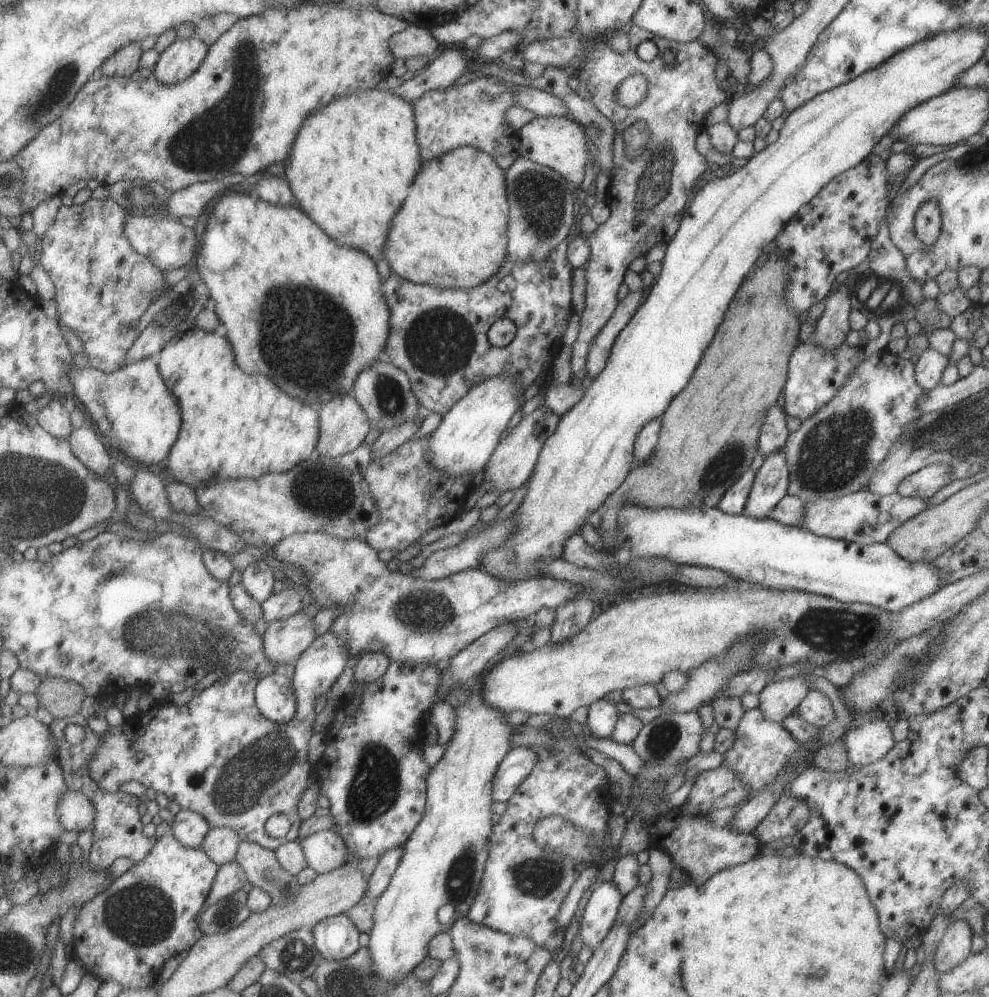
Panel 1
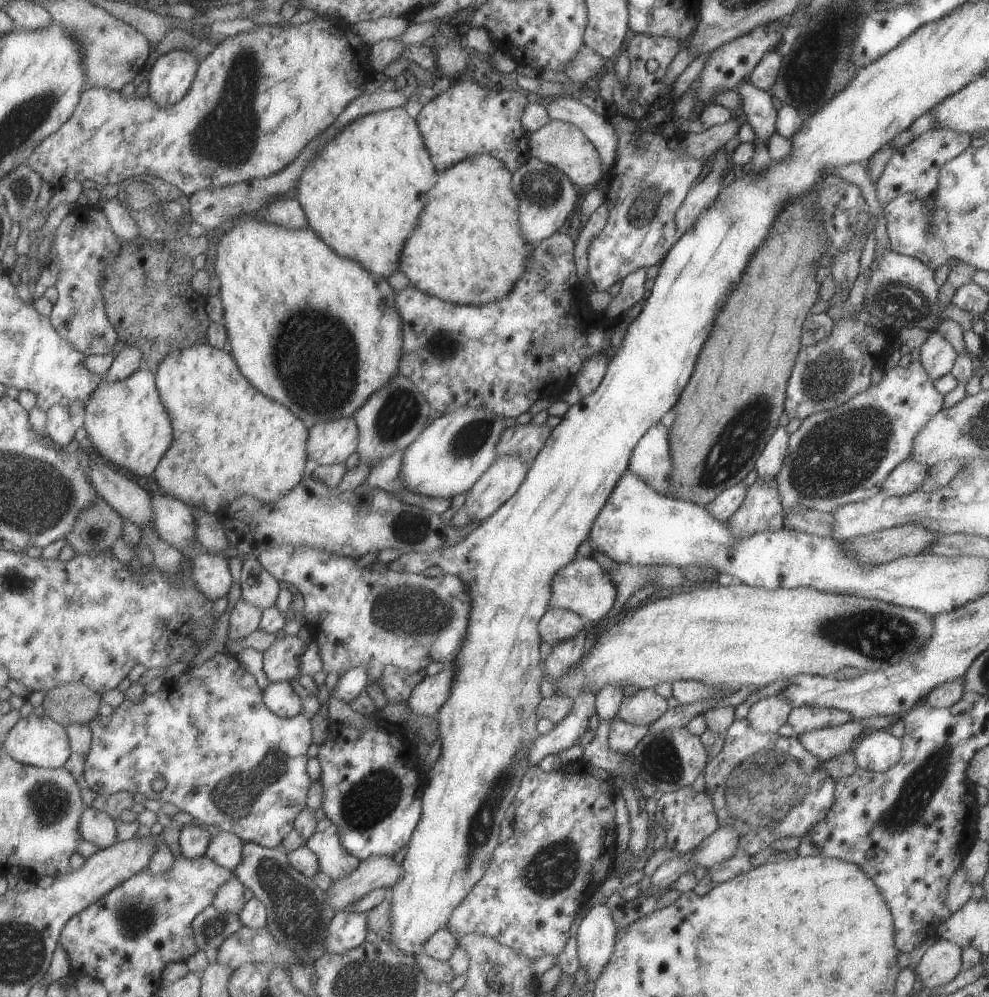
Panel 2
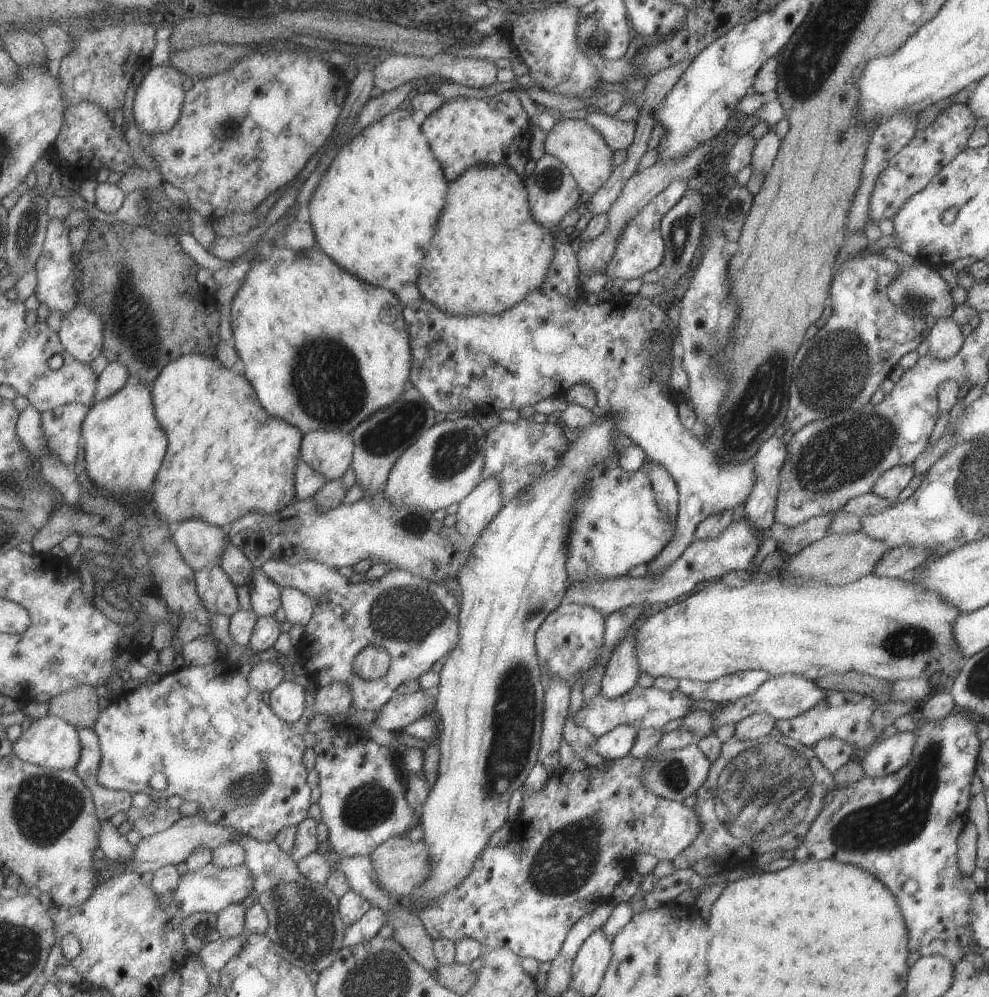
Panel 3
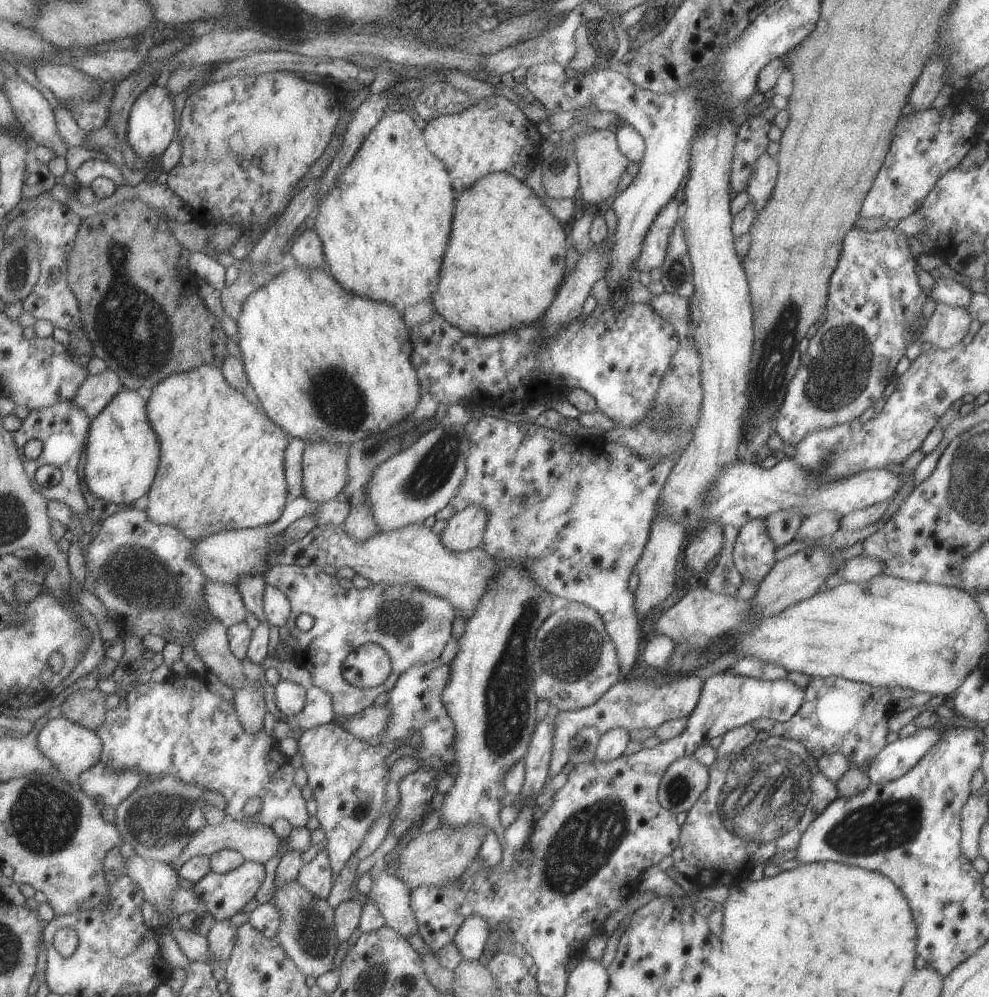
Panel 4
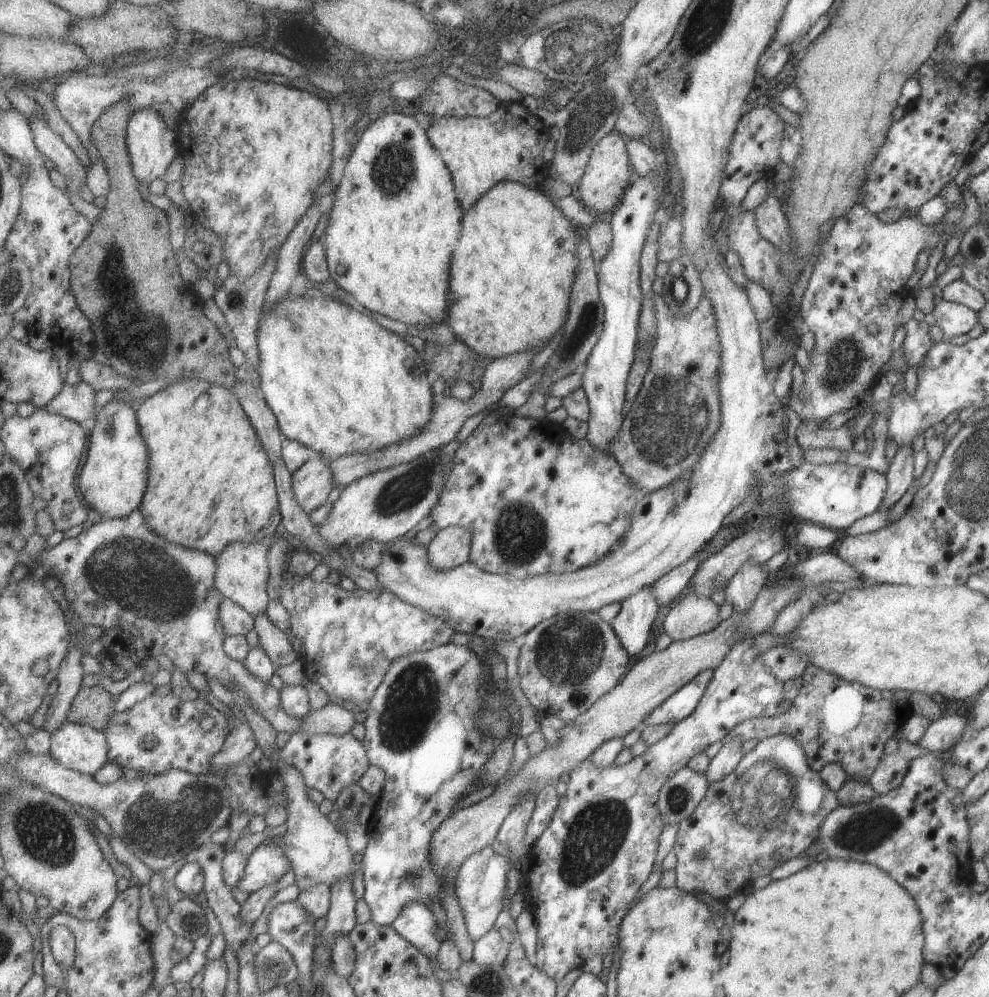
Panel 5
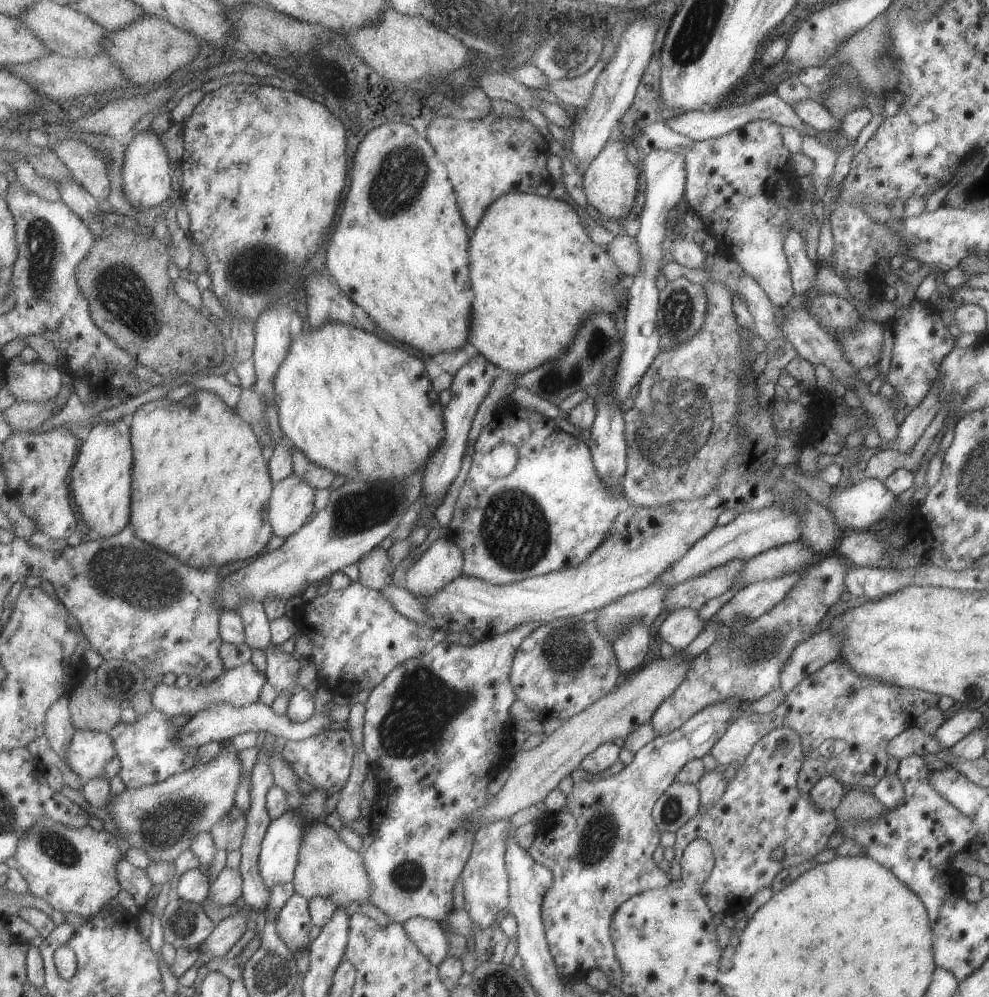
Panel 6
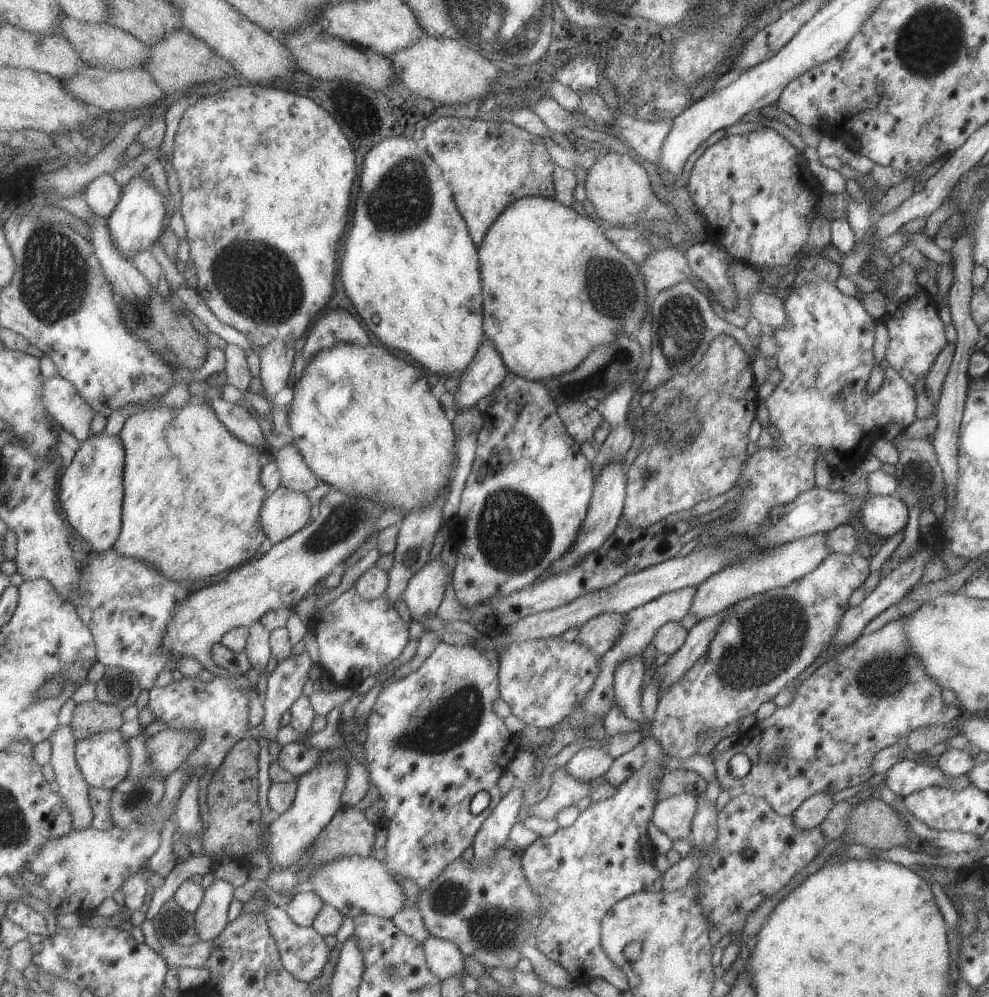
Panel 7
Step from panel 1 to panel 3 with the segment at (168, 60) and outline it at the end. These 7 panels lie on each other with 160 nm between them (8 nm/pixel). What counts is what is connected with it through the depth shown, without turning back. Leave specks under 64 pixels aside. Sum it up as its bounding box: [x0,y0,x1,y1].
[133,62,186,137]

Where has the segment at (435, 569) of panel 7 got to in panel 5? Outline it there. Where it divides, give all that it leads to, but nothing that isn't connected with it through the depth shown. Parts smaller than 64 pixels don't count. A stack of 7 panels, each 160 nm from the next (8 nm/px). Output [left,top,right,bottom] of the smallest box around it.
[428,526,473,571]

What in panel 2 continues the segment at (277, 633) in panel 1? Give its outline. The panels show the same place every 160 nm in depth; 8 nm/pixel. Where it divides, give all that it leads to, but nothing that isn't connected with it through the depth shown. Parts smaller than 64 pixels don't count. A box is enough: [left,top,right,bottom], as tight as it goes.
[264,633,307,683]

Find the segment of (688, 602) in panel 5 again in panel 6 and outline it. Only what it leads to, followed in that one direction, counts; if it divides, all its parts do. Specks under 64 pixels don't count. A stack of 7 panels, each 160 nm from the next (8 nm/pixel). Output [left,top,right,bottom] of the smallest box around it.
[658,609,703,652]

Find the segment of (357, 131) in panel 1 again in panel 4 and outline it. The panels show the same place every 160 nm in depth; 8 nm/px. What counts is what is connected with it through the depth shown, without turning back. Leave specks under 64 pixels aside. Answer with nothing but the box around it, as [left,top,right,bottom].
[315,111,457,316]

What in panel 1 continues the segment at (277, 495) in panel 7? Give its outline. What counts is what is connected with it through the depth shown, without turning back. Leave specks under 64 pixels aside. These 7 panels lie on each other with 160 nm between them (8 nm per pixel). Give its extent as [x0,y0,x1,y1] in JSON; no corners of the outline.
[317,393,372,460]

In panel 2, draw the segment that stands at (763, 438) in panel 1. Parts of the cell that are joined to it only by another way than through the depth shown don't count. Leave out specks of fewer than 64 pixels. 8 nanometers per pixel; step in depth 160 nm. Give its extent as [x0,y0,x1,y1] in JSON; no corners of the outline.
[755,426,788,481]

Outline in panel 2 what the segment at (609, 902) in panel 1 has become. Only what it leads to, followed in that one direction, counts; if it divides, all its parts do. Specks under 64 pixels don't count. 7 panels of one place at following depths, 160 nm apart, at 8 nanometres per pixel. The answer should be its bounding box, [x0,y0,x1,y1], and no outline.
[576,904,615,981]

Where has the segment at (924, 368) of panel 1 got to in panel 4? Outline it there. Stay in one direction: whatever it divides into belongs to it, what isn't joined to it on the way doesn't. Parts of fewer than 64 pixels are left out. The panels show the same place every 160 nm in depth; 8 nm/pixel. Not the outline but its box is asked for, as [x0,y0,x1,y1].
[917,303,971,348]

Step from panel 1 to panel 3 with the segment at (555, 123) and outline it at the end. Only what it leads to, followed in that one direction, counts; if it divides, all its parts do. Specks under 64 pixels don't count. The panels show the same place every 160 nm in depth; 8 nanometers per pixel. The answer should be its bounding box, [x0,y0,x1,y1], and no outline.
[544,115,613,195]

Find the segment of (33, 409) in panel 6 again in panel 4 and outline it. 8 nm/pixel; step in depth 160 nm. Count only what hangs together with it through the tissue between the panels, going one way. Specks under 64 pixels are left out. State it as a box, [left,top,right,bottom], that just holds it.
[73,368,124,418]

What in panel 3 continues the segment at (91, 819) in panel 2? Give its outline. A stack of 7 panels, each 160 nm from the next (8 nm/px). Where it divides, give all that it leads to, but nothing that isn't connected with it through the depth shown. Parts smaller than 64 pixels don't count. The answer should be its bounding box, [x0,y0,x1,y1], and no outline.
[99,820,135,864]

